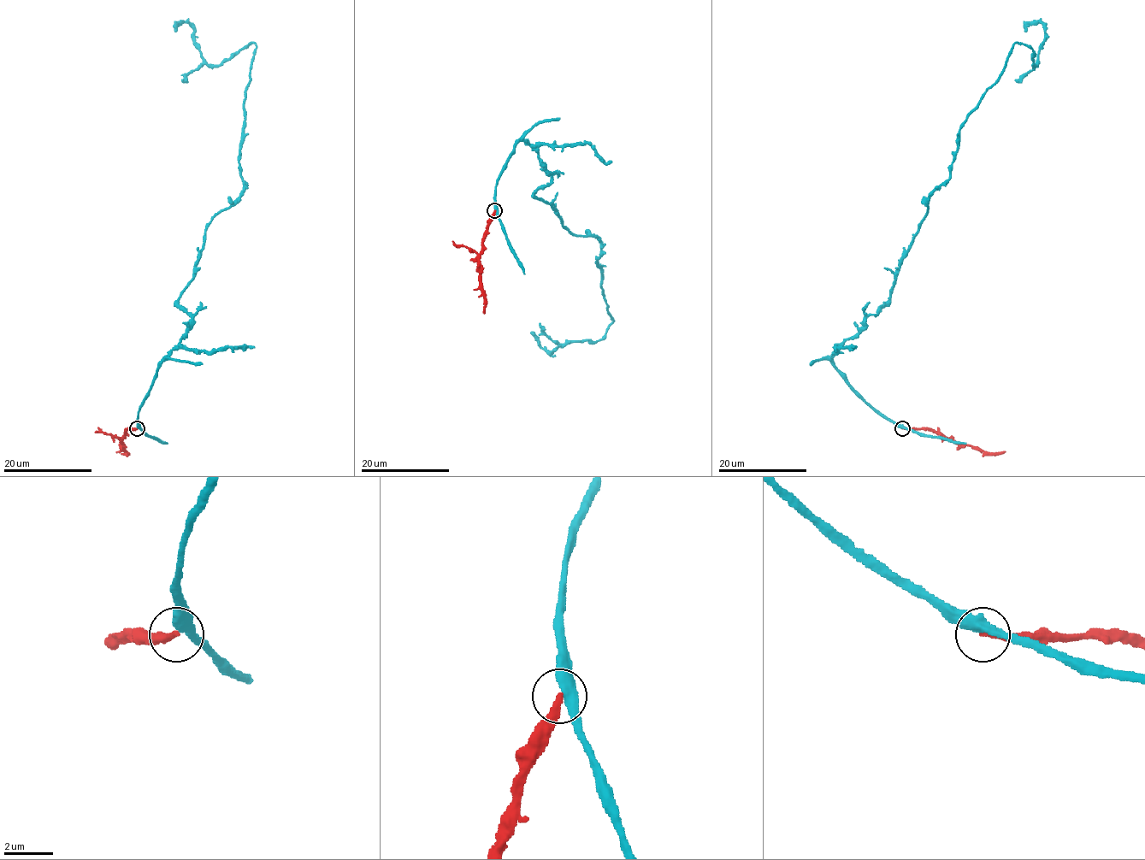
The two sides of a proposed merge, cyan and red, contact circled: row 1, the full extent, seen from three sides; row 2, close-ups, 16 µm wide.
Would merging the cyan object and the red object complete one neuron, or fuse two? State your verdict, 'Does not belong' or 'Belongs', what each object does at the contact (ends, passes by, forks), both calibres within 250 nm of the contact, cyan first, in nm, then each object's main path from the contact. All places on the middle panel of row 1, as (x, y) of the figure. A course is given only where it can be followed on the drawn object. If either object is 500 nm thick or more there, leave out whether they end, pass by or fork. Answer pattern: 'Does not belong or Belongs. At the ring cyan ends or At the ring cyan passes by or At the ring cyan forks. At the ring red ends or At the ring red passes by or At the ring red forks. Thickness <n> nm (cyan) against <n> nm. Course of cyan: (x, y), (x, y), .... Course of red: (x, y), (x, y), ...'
Does not belong. At the ring cyan passes by. At the ring red ends. Thickness 440 nm (cyan) against 260 nm. Course of cyan: (495, 210), (497, 179), (524, 140), (551, 176), (534, 195), (601, 244), (607, 330), (551, 353), (534, 332). Course of red: (494, 210), (483, 240), (483, 250), (479, 256), (484, 314)

